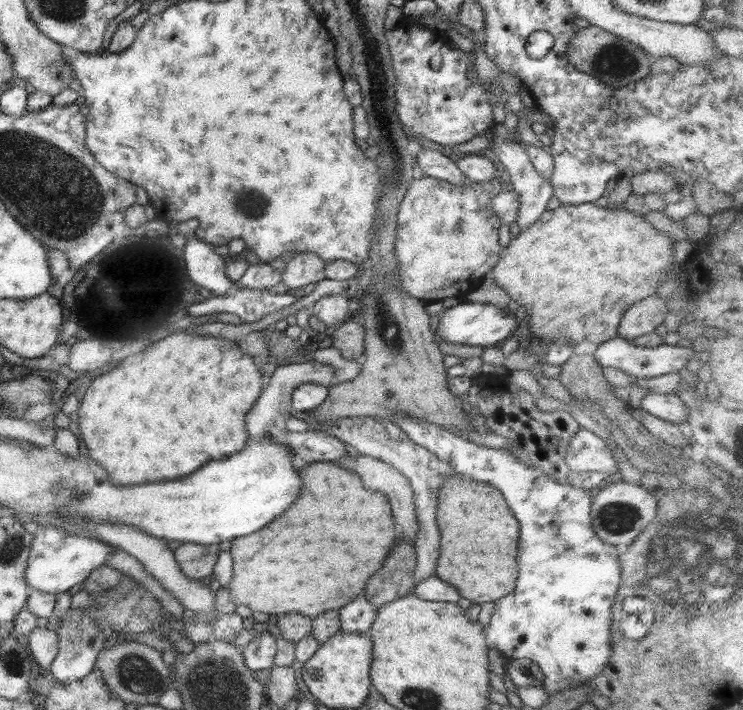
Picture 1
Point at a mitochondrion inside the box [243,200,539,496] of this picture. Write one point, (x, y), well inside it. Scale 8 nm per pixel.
(387, 328)

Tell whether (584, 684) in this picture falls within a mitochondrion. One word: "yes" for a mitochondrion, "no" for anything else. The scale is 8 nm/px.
no

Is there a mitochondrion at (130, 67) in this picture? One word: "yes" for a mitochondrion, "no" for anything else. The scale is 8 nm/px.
no

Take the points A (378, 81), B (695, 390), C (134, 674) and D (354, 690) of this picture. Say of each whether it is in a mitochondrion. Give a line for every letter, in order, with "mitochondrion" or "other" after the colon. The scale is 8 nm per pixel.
A: mitochondrion
B: other
C: mitochondrion
D: other

